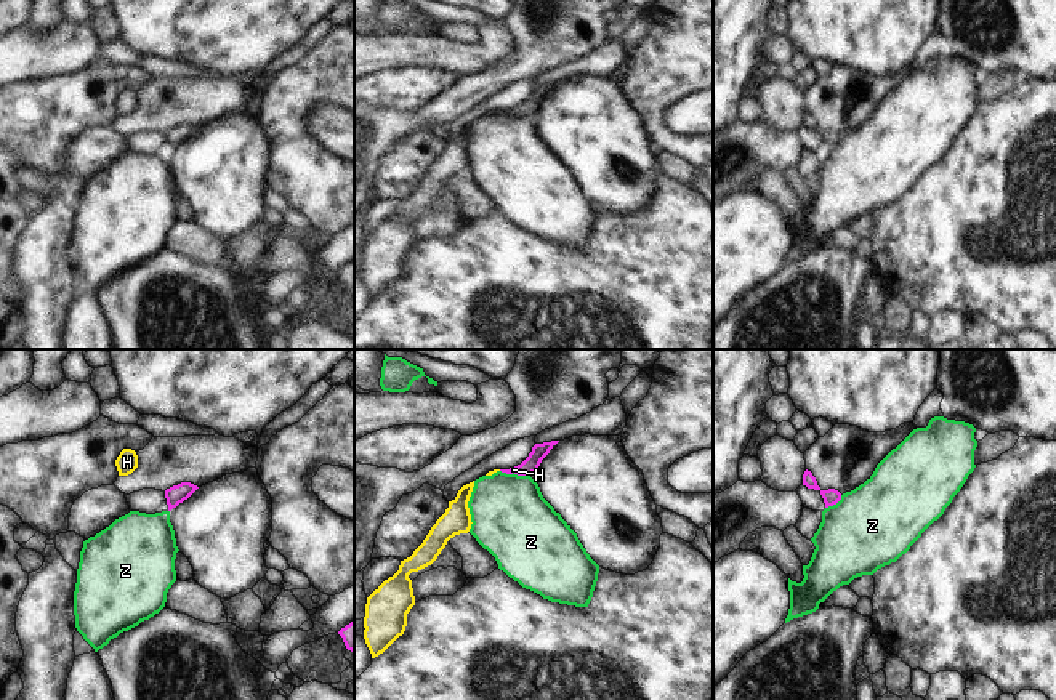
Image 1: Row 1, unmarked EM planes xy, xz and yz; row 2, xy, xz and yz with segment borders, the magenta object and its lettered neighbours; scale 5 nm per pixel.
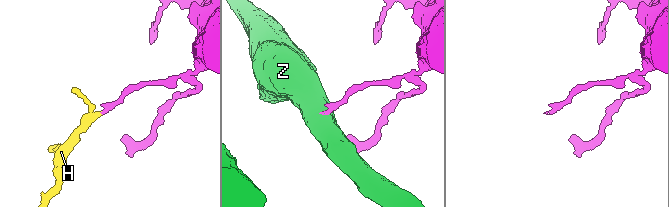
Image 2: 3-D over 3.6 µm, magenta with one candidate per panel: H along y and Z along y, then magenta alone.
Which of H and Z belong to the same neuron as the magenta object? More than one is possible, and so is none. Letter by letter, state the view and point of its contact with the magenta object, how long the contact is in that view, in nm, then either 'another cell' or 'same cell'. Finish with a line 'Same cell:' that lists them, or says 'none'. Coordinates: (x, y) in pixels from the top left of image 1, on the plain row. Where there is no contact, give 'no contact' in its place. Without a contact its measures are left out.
H: xz (515, 109) | 40 nm | same cell
Z: xz (515, 114) | 160 nm | another cell
Same cell: H

